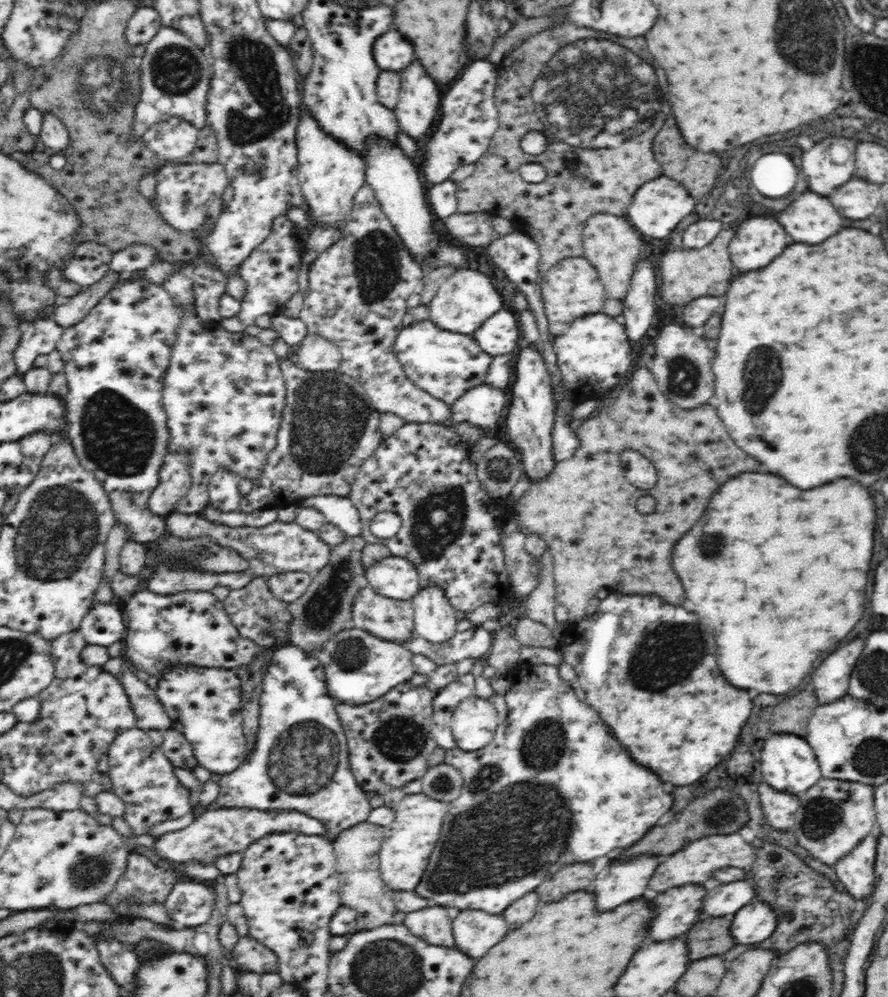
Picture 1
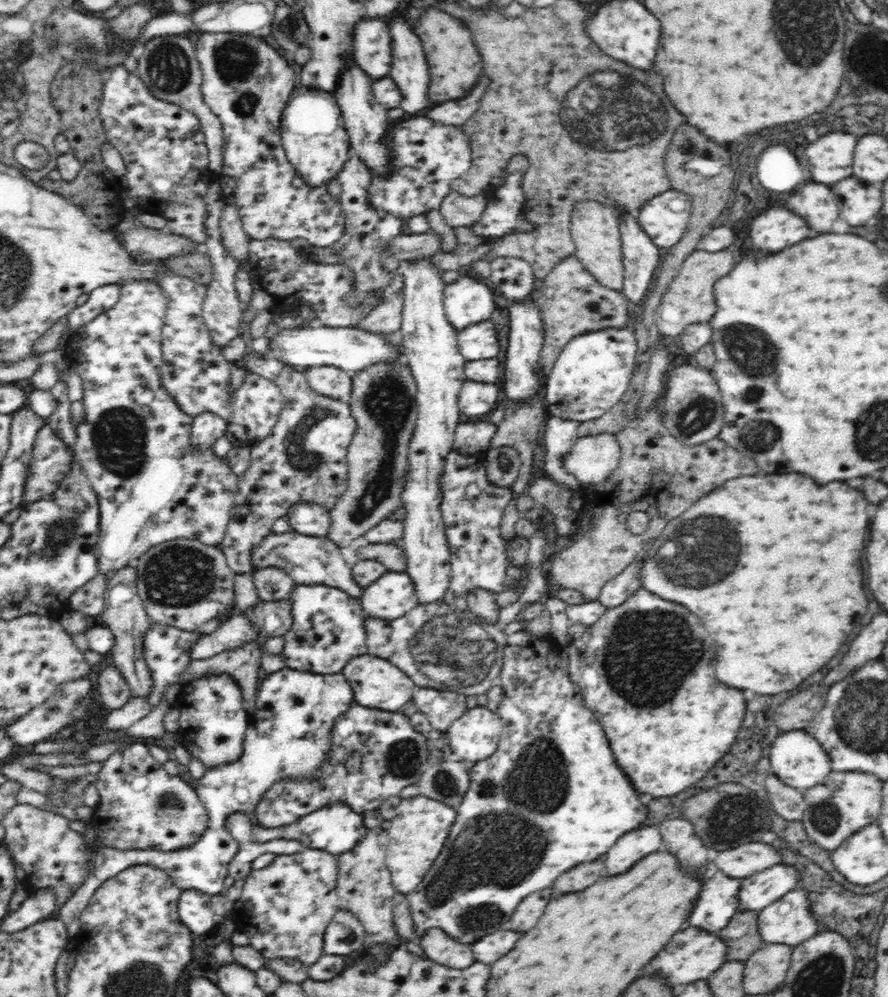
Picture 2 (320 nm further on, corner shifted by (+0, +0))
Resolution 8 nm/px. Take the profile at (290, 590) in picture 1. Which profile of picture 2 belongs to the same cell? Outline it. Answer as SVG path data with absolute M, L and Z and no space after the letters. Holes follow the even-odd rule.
M278 567L256 568L252 573L259 599L262 601L288 599L297 585L286 571Z

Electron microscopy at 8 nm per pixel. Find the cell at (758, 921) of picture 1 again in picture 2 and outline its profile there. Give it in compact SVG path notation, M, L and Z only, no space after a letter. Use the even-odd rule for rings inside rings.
M804 889L792 890L760 910L756 928L760 931L763 942L787 944L791 947L821 931Z

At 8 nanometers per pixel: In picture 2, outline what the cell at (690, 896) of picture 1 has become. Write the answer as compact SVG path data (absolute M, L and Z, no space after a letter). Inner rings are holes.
M716 870L716 876L706 880L702 888L702 896L690 914L690 924L716 934L728 927L734 914L740 910L740 886L742 879L730 878Z

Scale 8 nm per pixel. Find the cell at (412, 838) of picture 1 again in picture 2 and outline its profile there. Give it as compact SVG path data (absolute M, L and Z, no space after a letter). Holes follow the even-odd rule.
M422 795L404 799L404 802L400 801L396 814L398 818L391 820L388 828L390 842L385 854L386 864L391 872L391 883L398 893L406 896L408 892L416 890L424 874L430 870L432 862L440 855L456 818L456 812L452 808Z

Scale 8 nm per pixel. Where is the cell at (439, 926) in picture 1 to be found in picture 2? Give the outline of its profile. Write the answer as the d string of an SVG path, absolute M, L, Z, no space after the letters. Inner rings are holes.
M430 928L420 937L420 946L427 958L448 968L462 970L477 961L471 943L462 944L439 928Z

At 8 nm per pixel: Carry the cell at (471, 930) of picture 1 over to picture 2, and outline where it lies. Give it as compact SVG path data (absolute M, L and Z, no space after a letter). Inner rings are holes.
M498 930L490 936L484 936L482 940L471 943L474 958L484 964L492 964L500 960L504 954L508 954L514 944L518 942L518 934L512 930Z

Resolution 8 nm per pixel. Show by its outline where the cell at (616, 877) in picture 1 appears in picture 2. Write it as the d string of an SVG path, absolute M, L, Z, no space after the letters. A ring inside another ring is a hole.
M646 826L640 830L632 830L626 836L622 836L614 844L614 848L610 848L610 852L606 854L608 874L610 876L622 874L630 866L634 866L640 858L652 852L658 852L658 850L666 850L658 826Z

